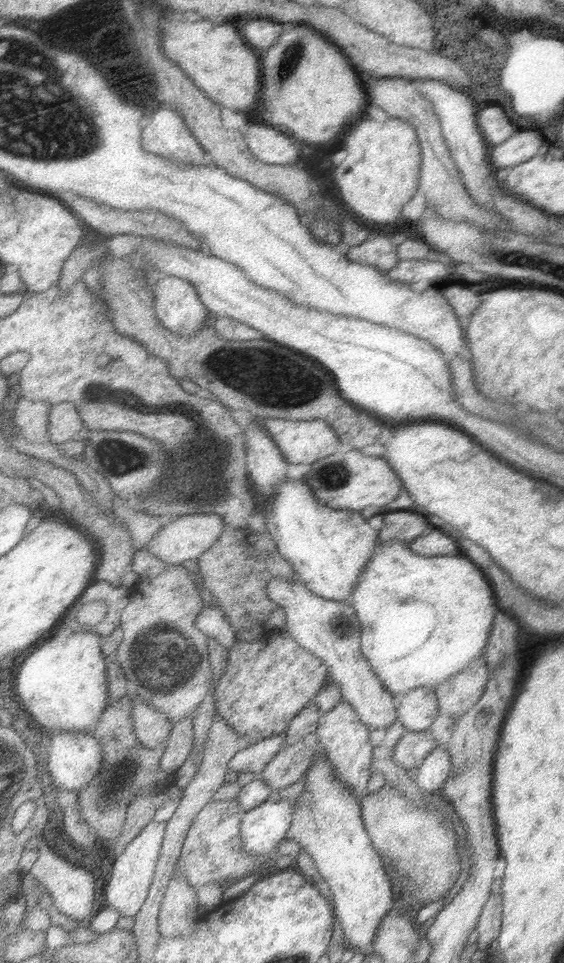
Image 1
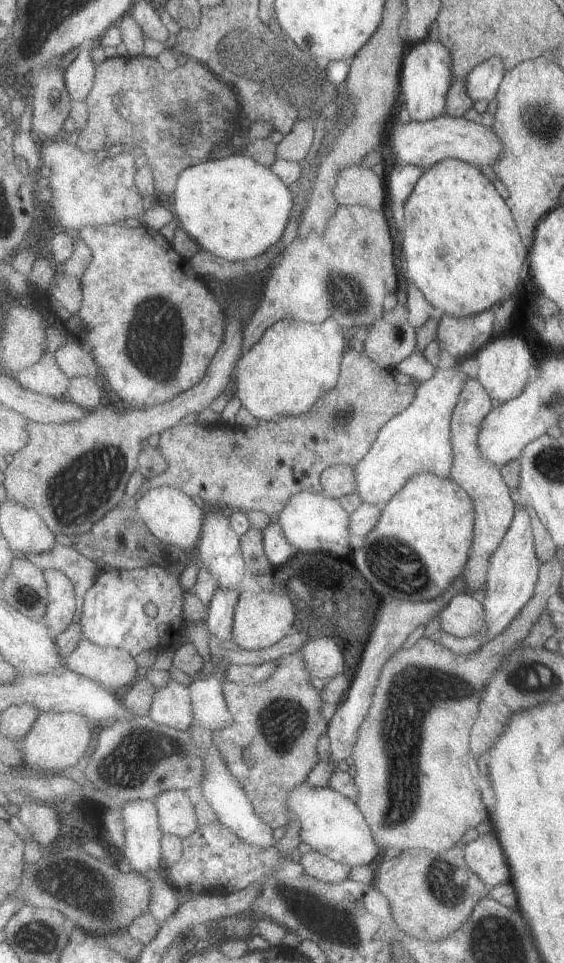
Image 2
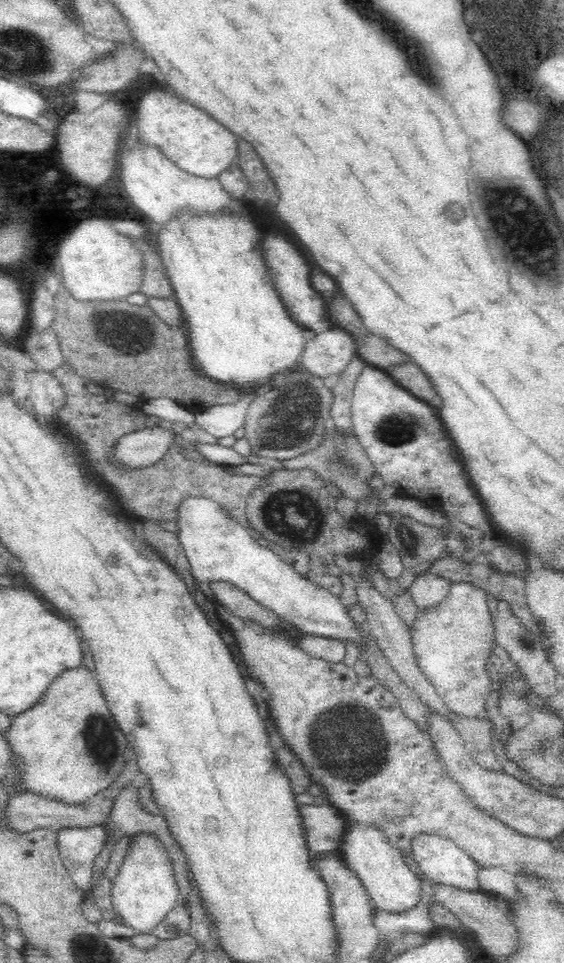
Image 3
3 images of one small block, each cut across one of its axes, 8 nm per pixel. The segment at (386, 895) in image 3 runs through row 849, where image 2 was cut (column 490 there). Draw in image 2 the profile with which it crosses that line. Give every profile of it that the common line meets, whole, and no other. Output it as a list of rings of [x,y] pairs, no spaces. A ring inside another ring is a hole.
[[[497,336],[495,340],[491,340],[481,352],[479,356],[475,356],[481,364],[479,370],[479,380],[485,384],[485,388],[491,392],[493,398],[501,400],[501,402],[509,402],[513,398],[519,398],[529,380],[531,380],[531,366],[533,366],[533,350],[529,348],[527,340],[523,336]]]

